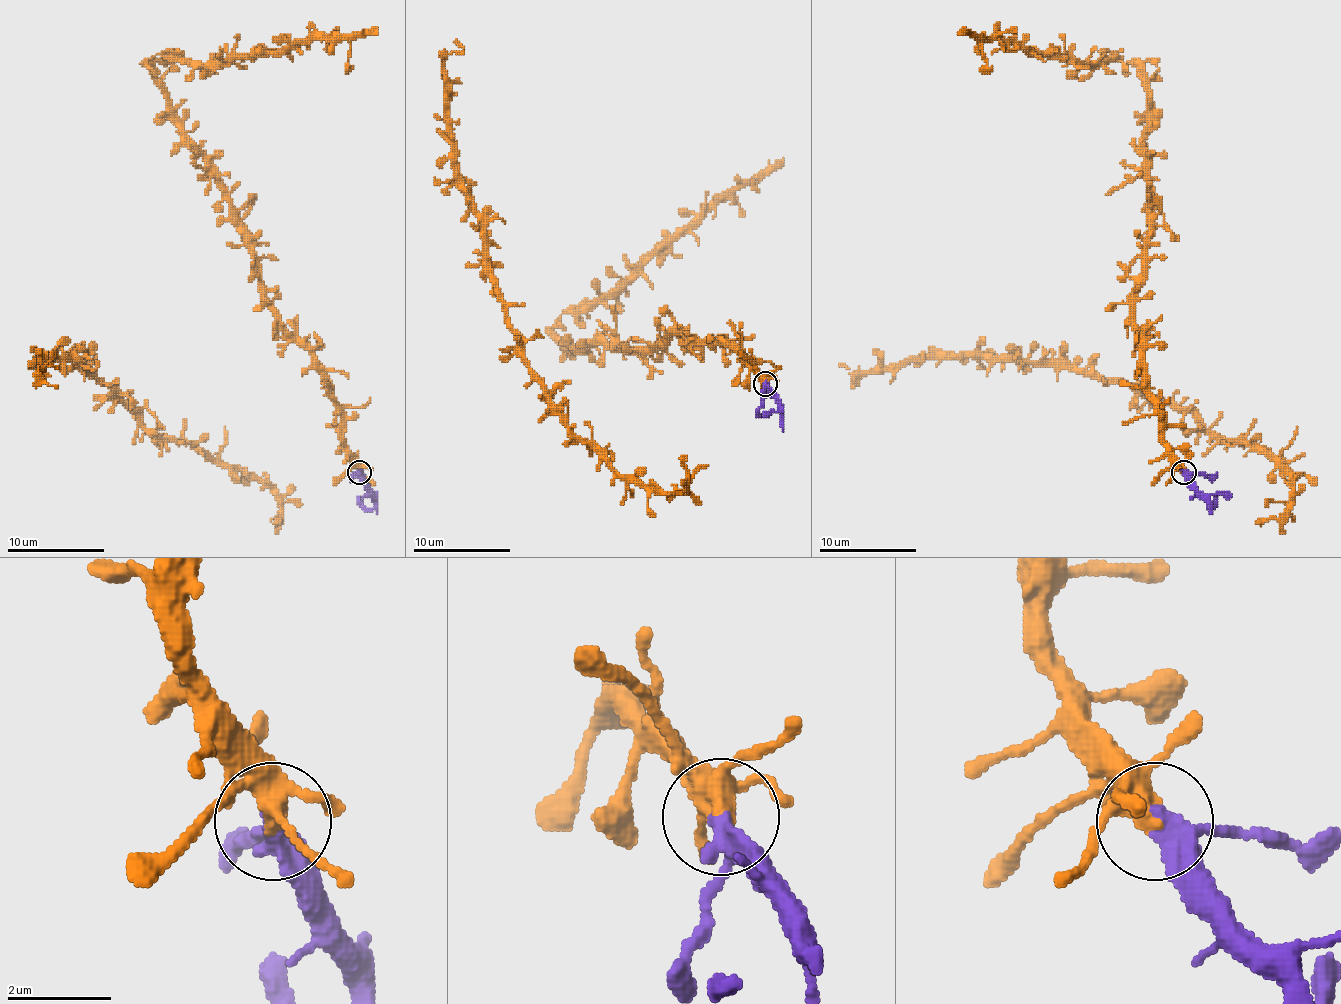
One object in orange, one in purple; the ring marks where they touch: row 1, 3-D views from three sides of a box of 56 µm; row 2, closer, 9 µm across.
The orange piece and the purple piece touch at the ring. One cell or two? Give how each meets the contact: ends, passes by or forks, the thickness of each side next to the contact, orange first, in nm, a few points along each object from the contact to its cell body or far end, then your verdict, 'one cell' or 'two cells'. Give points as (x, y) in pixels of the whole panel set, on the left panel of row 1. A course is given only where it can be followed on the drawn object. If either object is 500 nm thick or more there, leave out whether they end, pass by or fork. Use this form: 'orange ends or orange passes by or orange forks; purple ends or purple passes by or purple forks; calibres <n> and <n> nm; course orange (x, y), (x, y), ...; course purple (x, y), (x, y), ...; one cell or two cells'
orange forks; purple passes by; calibres 300 and 360 nm; course orange (360, 472), (326, 373), (263, 293), (217, 167), (147, 63), (377, 32); course purple (360, 472), (360, 482), (374, 506), (367, 509), (357, 497); one cell

